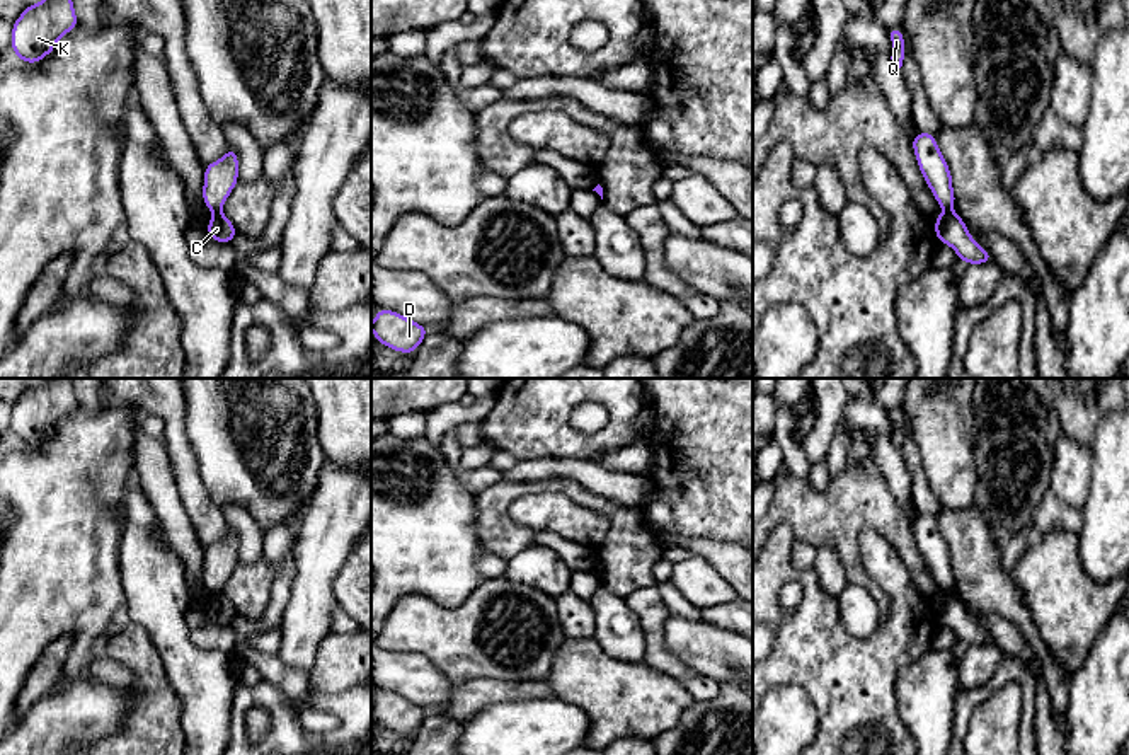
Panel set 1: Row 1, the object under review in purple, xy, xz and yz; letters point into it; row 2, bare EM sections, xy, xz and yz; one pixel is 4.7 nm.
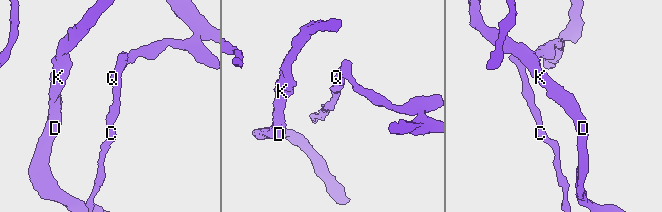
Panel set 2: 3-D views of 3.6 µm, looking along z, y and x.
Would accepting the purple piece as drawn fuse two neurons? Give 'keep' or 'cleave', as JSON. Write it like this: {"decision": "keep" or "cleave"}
{"decision": "cleave"}

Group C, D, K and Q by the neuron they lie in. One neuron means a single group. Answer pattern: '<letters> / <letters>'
C / D K Q

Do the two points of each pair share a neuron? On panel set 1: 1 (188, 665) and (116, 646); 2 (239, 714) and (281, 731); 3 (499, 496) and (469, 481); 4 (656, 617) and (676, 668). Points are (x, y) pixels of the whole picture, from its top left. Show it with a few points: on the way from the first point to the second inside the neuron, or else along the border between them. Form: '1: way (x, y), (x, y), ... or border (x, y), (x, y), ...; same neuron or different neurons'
1: border (140, 624), (162, 662), (167, 684), (177, 696); different neurons
2: way (251, 701), (264, 701), (281, 718); same neuron
3: border (499, 479), (475, 495); different neurons
4: way (656, 631), (656, 650), (663, 657); same neuron

